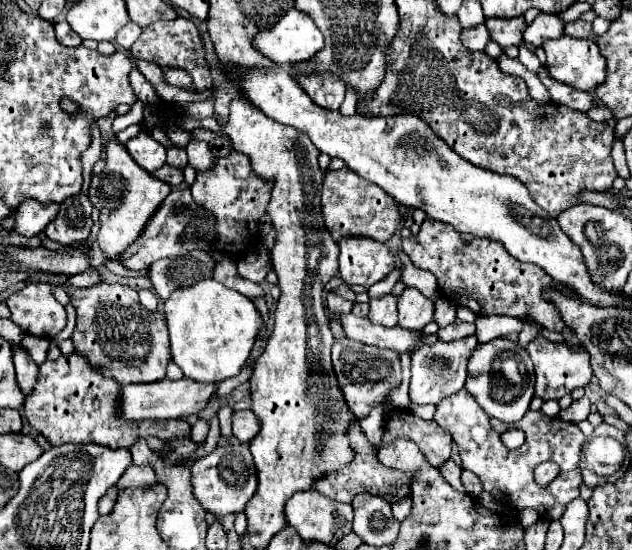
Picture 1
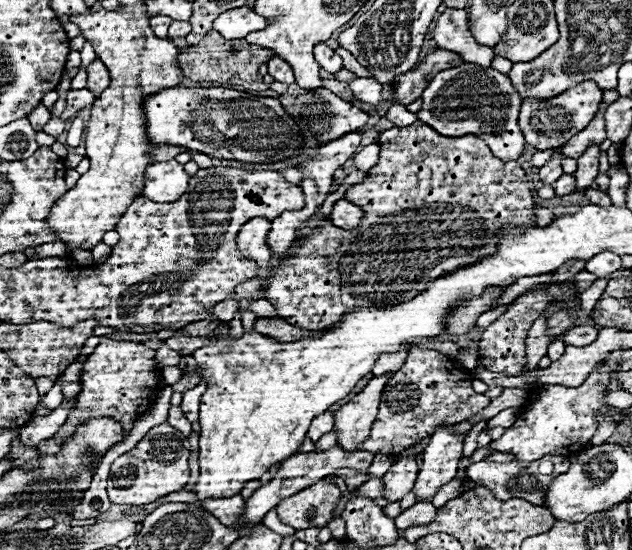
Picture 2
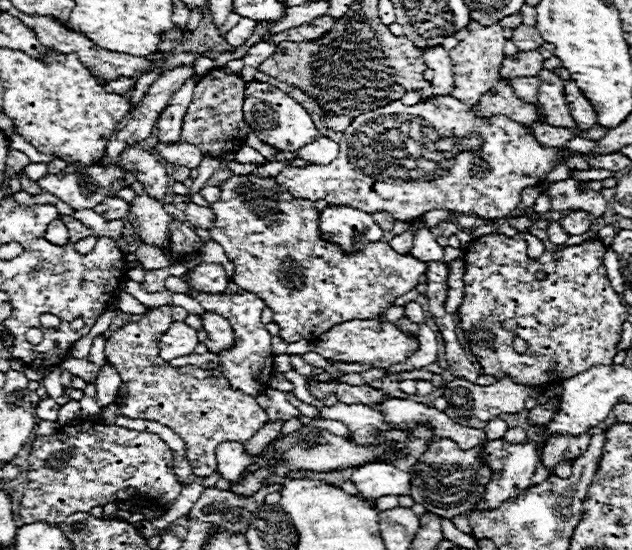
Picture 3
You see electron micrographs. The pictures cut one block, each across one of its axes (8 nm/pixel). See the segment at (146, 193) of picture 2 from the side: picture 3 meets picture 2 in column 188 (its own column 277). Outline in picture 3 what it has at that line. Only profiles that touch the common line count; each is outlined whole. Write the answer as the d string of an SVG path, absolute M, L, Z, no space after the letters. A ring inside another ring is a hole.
M434 96L422 100L414 106L402 104L402 100L392 100L386 106L366 110L356 116L352 124L344 130L348 138L348 148L340 146L340 154L330 164L310 164L306 168L288 166L276 180L282 188L288 188L292 196L304 196L306 200L326 200L330 206L350 206L374 212L390 212L394 220L412 222L430 210L450 210L458 214L476 214L480 218L496 220L510 214L520 204L520 192L528 186L536 186L538 180L560 162L556 148L540 146L526 126L512 122L506 116L478 118L474 110L452 96ZM428 130L434 130L436 142L434 150L428 154Z

